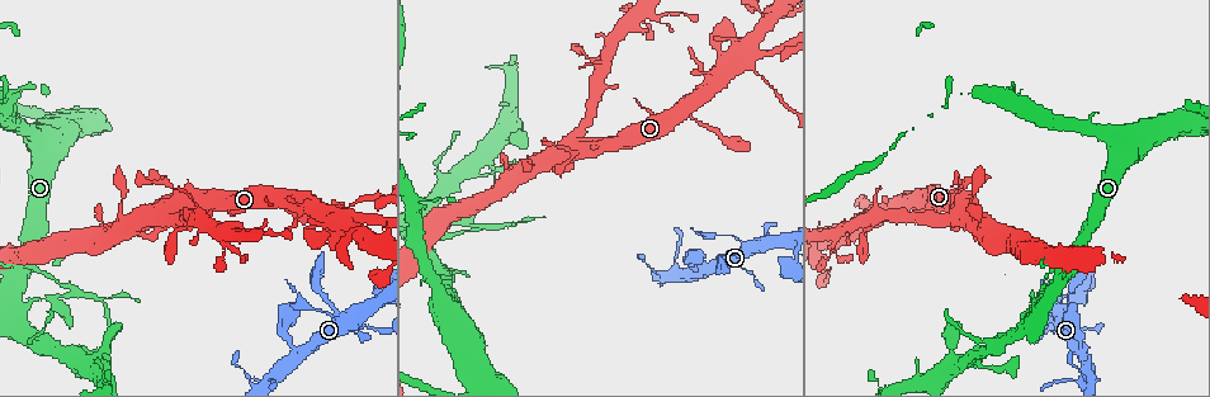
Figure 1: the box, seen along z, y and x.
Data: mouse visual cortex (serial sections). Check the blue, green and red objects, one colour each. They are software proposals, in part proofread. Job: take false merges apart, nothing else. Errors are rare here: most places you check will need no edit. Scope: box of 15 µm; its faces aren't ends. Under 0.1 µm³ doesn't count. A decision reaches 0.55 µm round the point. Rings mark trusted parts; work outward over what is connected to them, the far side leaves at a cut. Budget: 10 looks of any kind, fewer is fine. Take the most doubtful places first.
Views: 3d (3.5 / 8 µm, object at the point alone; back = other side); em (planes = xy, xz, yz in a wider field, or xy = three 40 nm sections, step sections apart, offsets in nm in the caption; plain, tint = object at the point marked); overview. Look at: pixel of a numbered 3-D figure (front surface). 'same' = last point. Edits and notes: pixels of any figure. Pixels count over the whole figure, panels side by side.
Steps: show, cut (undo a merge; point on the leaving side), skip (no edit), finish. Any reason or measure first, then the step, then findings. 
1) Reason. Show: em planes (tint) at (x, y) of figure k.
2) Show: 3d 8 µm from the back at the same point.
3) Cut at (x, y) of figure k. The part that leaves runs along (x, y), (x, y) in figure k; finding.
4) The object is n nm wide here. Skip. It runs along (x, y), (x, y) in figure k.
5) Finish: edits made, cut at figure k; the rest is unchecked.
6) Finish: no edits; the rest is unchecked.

Side arm on a straight run. Show: 3d 3.5 µm at (366, 323) of figure 1.

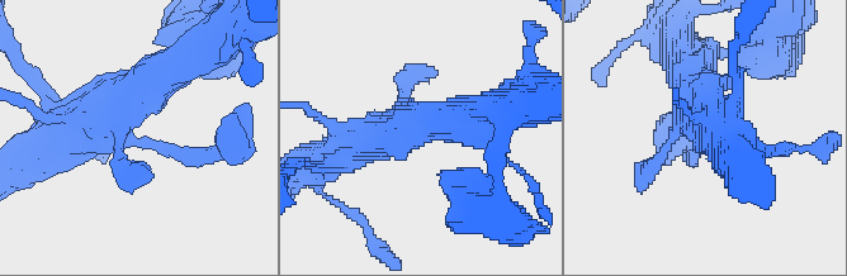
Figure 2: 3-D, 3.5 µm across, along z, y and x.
Shape alone is not enough. Show: em xy step 2 (tint) at (120, 134) of figure 2.

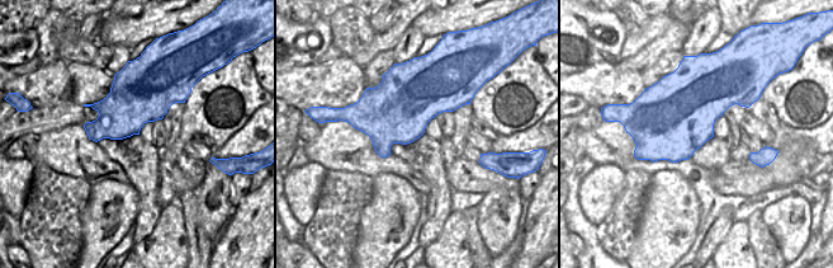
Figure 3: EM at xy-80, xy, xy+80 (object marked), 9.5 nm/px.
Another direction. Show: em planes (tint) at the same point.

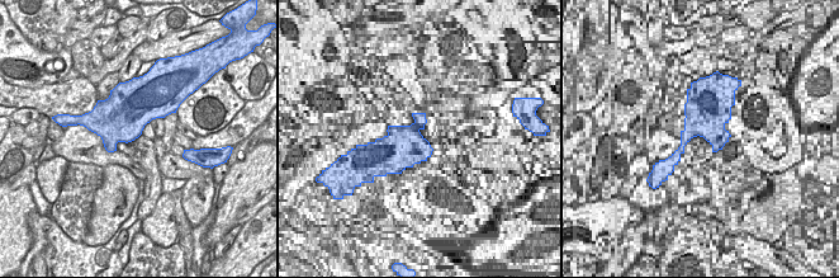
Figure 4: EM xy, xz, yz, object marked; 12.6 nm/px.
Skip. It runs along (346, 152), (482, 119) in figure 2; all the same cell.

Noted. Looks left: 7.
Sudden change in width. Show: 3d 3.5 µm at (490, 162) of figure 1.

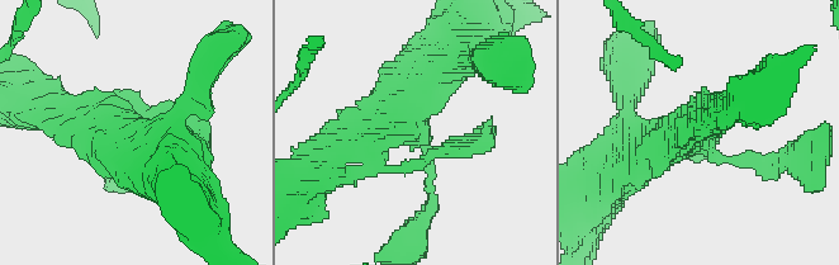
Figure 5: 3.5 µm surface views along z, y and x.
4 arms meet here; the arms are 150, 200, 400, 600 nm wide. Show: em xy step 5 (plain) at (700, 142) of figure 5.

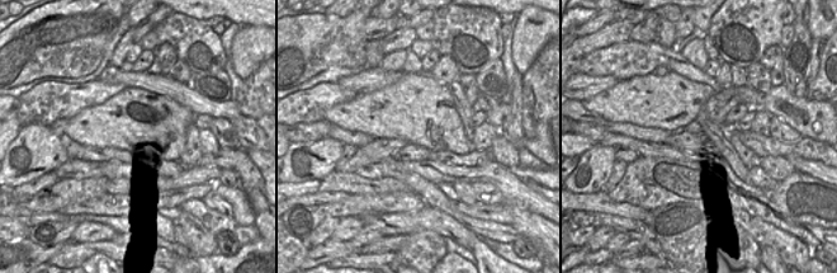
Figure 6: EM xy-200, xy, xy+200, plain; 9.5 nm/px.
Show: em xy step 5 (tint) at the same point.

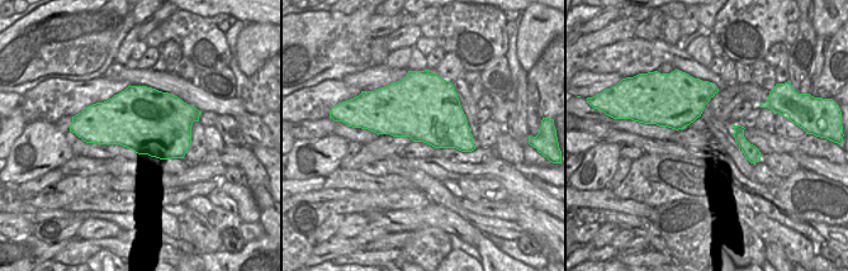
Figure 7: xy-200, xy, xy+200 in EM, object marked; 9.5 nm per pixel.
Skip. It runs along (332, 156), (415, 102), (441, 56) in figure 5; continuous, no second cell.

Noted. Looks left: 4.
Show: 3d 3.5 µm at (570, 140) of figure 1.

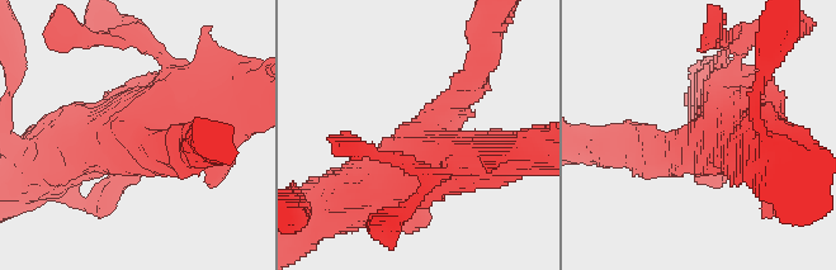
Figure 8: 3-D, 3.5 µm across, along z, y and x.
Show: em xy step 2 (tint) at (141, 143) of figure 8.

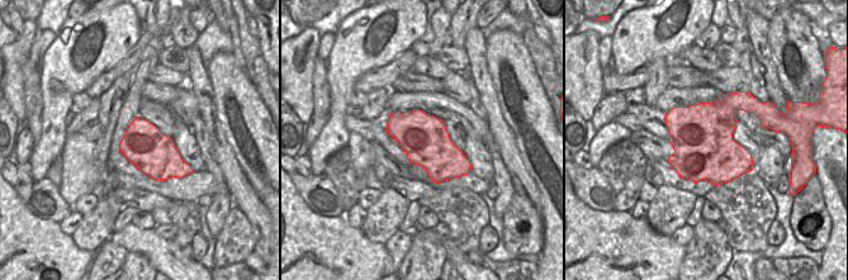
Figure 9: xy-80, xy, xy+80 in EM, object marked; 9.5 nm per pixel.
The object is 460 nm wide here. Skip. It runs along (208, 98), (65, 148) in figure 8; all the same cell.

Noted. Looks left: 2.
Show: em xy step 3 (tint) at (862, 228) of figure 1.

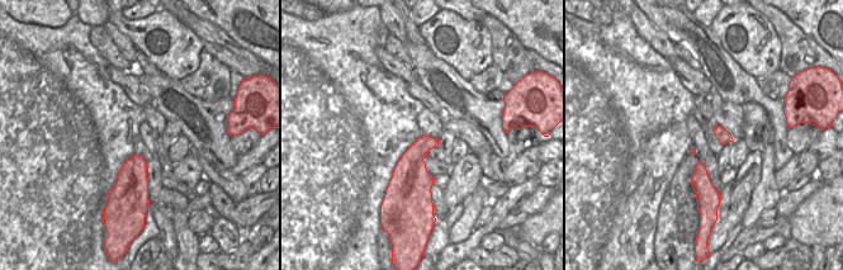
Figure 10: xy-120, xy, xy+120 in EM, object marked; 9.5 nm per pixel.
Show: 3d 3.5 µm at the same point.

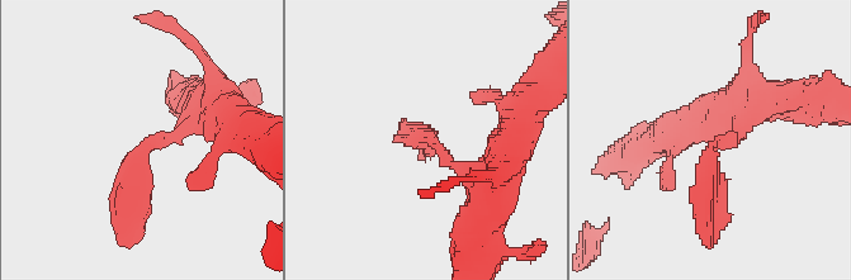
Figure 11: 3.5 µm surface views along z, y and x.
Skip. Continuous, no second cell.

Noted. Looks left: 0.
Finish: no edits; the rest is unchecked.

